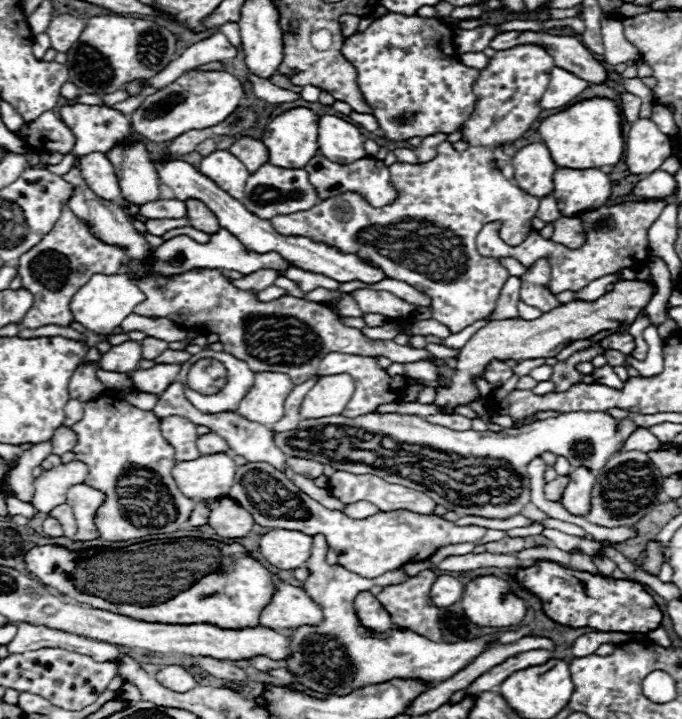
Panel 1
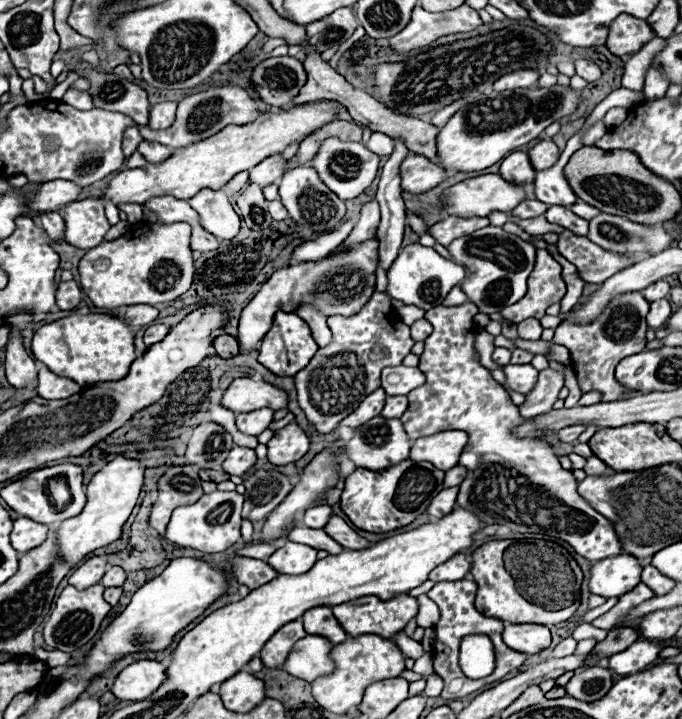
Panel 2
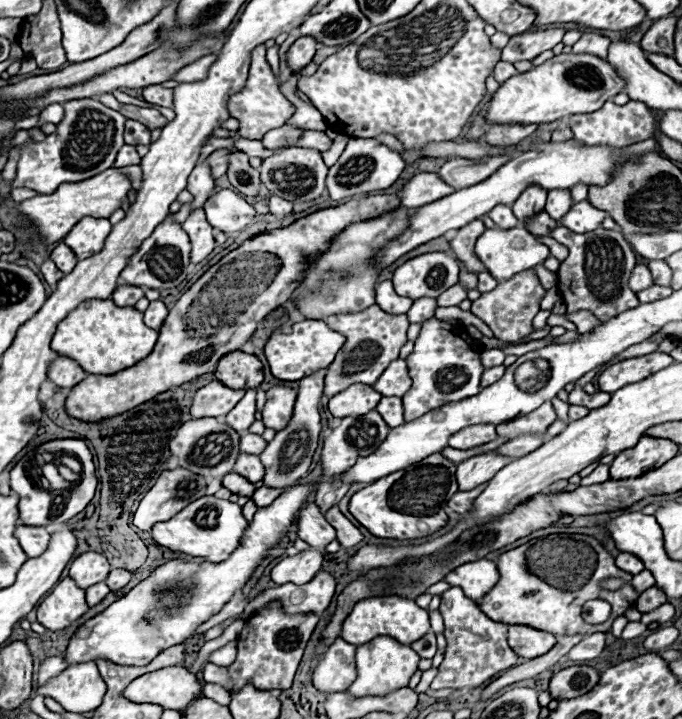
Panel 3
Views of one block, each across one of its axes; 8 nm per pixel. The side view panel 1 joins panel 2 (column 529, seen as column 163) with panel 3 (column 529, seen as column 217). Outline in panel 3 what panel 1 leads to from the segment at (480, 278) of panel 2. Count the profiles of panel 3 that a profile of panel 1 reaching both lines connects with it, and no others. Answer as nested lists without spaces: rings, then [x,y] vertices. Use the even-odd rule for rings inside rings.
[[[516,226],[516,228],[508,228],[508,230],[502,230],[502,228],[490,228],[486,230],[478,242],[476,242],[476,248],[474,248],[474,254],[484,262],[486,270],[498,280],[498,282],[506,282],[510,280],[514,274],[520,274],[524,270],[530,270],[538,264],[542,264],[546,258],[548,258],[548,248],[544,244],[540,244],[536,240],[534,234],[530,234],[524,226]]]

